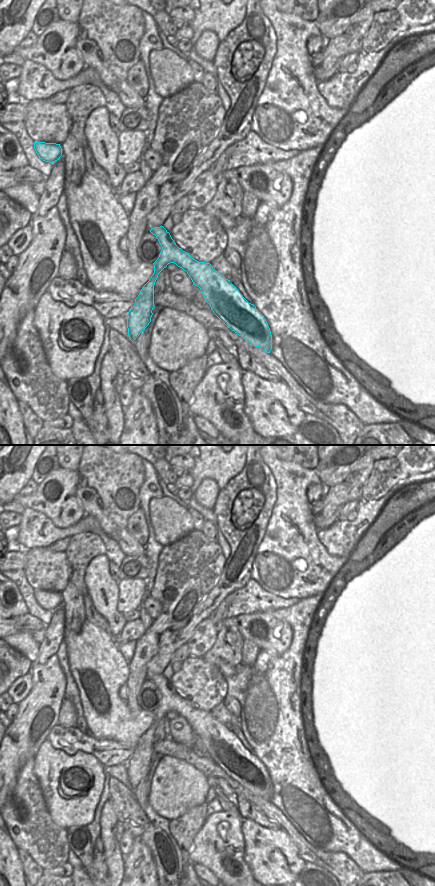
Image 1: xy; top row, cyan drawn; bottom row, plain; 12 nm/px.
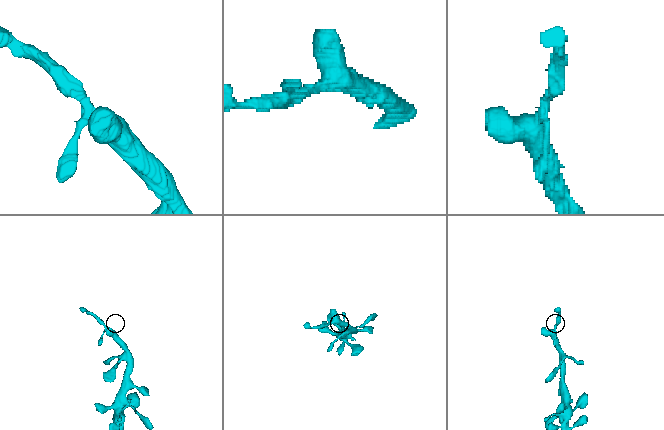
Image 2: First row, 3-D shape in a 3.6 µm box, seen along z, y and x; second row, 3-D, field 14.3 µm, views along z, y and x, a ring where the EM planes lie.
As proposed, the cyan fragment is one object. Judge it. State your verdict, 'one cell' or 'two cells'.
one cell

